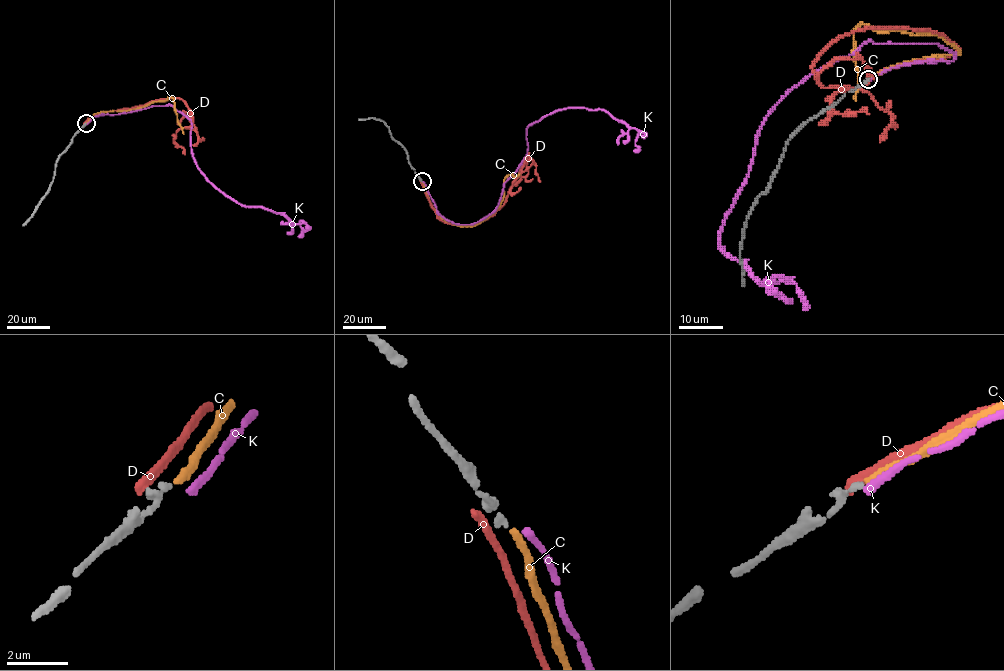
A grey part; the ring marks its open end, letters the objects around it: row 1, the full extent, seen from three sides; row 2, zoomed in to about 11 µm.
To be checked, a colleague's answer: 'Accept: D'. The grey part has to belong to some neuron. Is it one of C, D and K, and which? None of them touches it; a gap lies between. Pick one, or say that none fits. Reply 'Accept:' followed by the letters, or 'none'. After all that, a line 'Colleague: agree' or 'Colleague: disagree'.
Accept: none
Colleague: disagree

